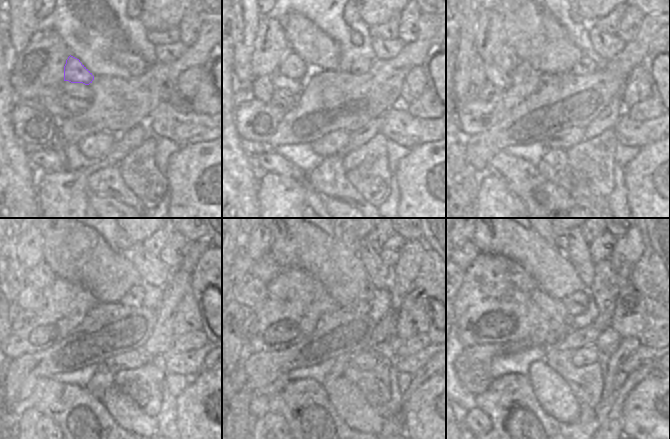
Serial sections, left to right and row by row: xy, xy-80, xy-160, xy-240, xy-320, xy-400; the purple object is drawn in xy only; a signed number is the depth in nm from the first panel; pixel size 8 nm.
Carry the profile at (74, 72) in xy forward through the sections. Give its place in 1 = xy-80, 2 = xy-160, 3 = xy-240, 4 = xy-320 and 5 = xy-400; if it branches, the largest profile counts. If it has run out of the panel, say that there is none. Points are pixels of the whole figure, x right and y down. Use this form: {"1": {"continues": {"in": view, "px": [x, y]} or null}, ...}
{"1": {"continues": {"in": "xy-80", "px": [292, 67]}}, "2": {"continues": {"in": "xy-160", "px": [507, 59]}}, "3": {"continues": {"in": "xy-240", "px": [43, 274]}}, "4": {"continues": {"in": "xy-320", "px": [265, 269]}}, "5": {"continues": {"in": "xy-400", "px": [466, 253]}}}

